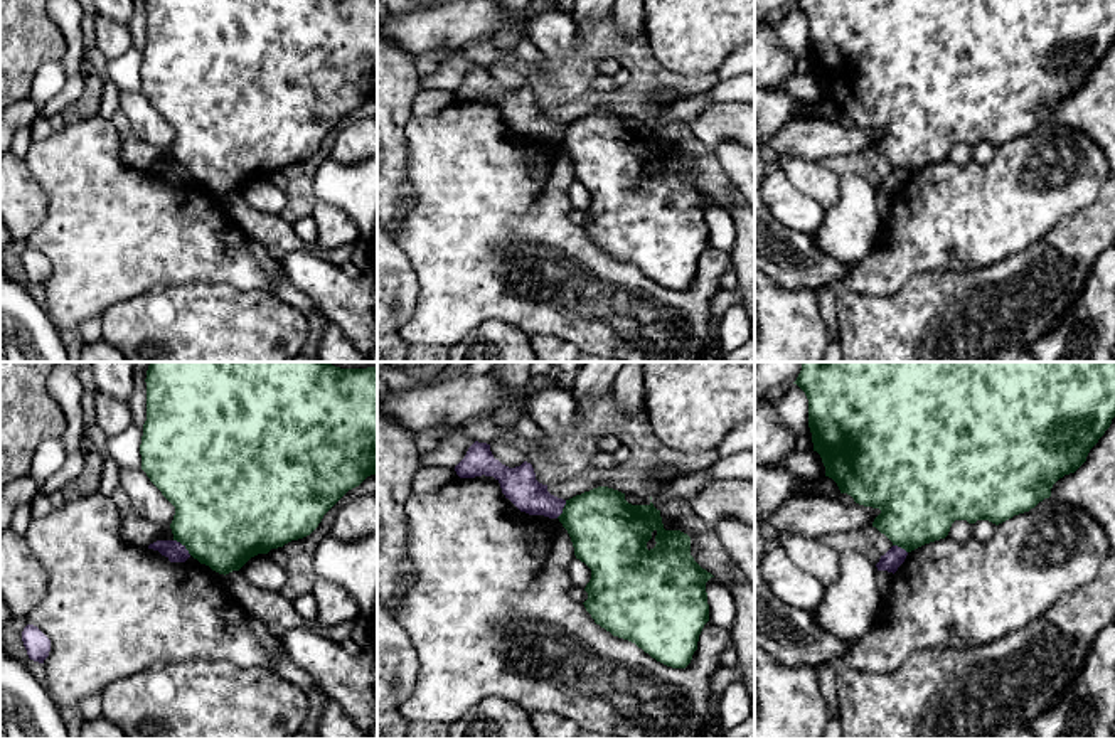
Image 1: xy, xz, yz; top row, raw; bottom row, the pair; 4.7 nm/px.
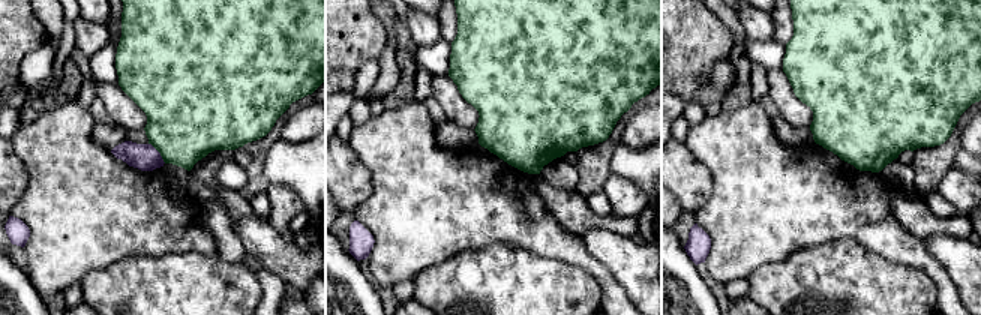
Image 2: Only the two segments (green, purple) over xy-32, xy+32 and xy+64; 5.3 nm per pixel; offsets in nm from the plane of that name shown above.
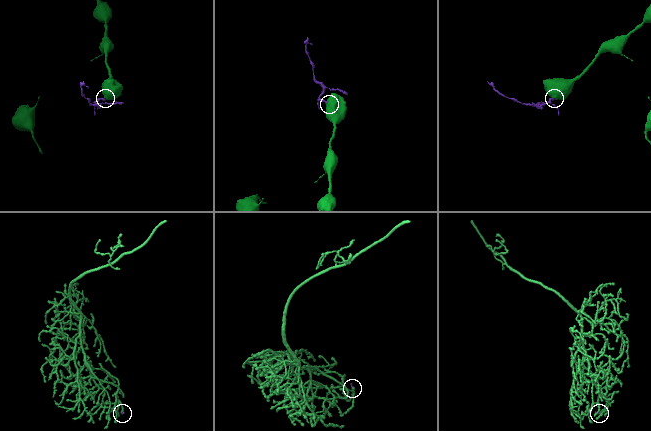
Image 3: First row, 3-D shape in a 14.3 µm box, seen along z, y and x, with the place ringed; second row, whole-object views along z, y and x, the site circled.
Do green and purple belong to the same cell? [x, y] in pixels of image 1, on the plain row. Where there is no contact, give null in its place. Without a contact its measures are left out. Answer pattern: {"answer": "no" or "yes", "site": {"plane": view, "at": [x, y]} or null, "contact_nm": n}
{"answer": "no", "site": {"plane": "xy", "at": [182, 167]}, "contact_nm": 120}

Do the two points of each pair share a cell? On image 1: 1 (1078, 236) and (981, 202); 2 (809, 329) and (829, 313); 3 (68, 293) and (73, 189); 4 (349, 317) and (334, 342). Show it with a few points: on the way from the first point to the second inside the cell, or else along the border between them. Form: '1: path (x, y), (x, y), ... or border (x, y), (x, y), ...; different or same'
1: border (1088, 206), (1060, 221), (1046, 234), (1021, 249); different
2: border (816, 293), (821, 318), (829, 335); different
3: path (73, 268), (73, 214); same
4: border (327, 318), (354, 344); different

